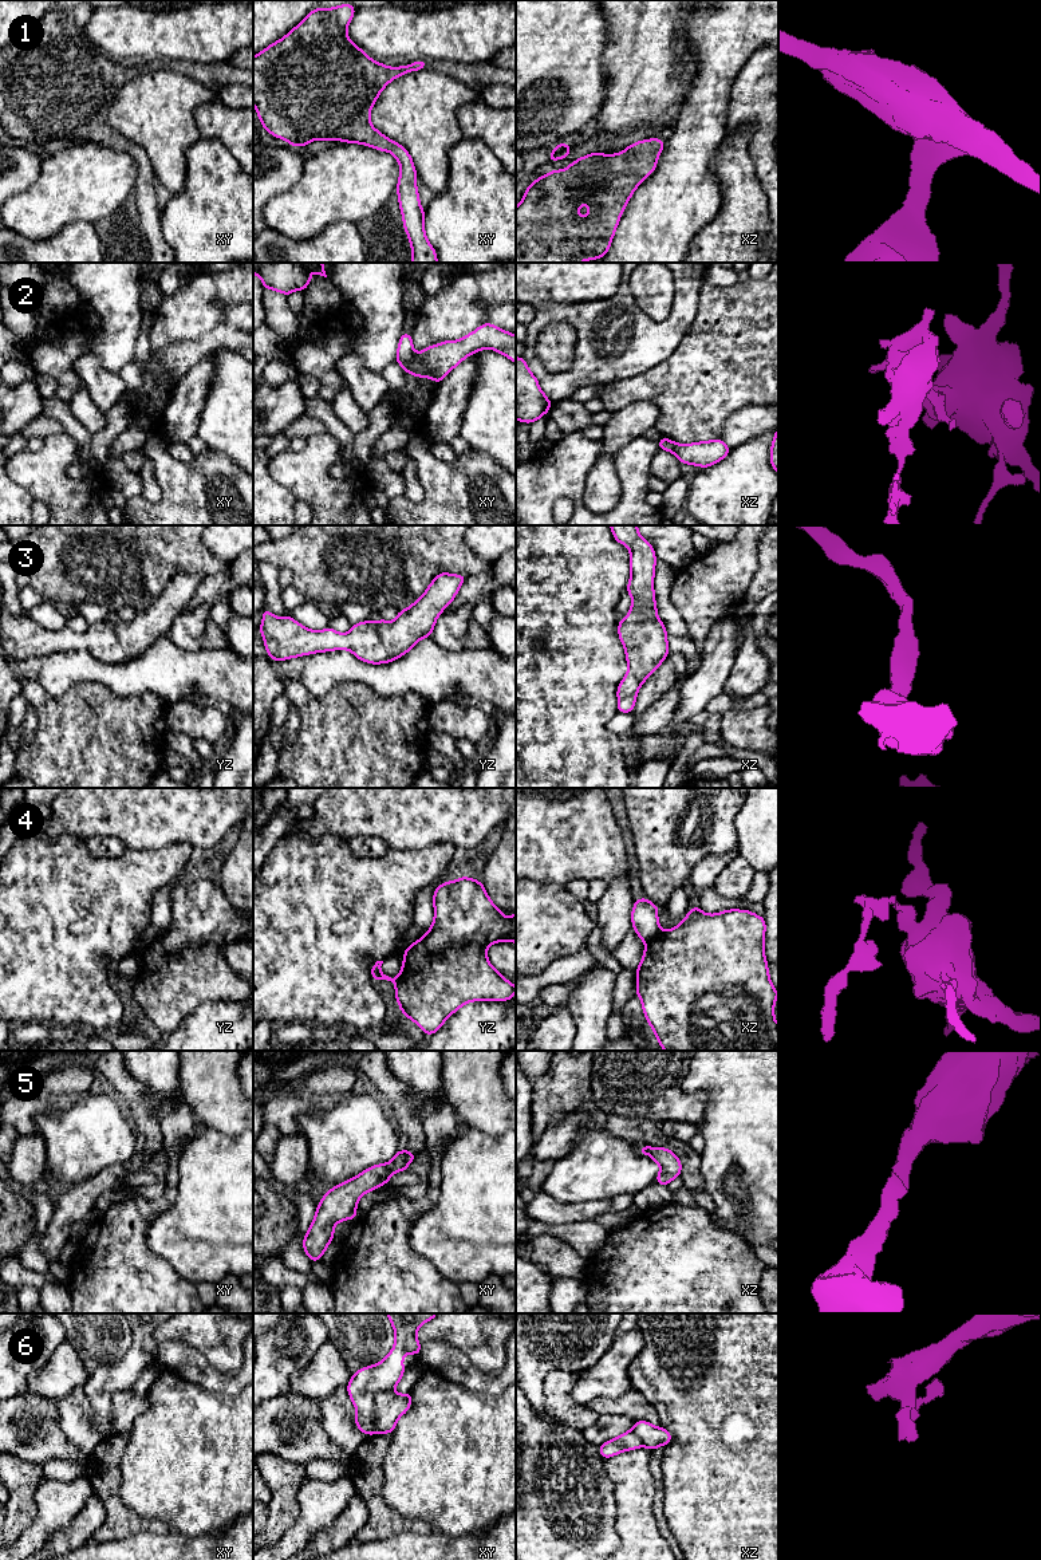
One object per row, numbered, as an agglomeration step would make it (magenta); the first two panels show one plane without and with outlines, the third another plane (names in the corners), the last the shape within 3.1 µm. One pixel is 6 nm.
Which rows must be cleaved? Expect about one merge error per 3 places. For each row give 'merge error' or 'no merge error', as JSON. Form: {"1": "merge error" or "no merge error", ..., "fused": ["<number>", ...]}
{"1": "no merge error", "2": "merge error", "3": "no merge error", "4": "merge error", "5": "no merge error", "6": "merge error", "fused": ["2", "4", "6"]}

